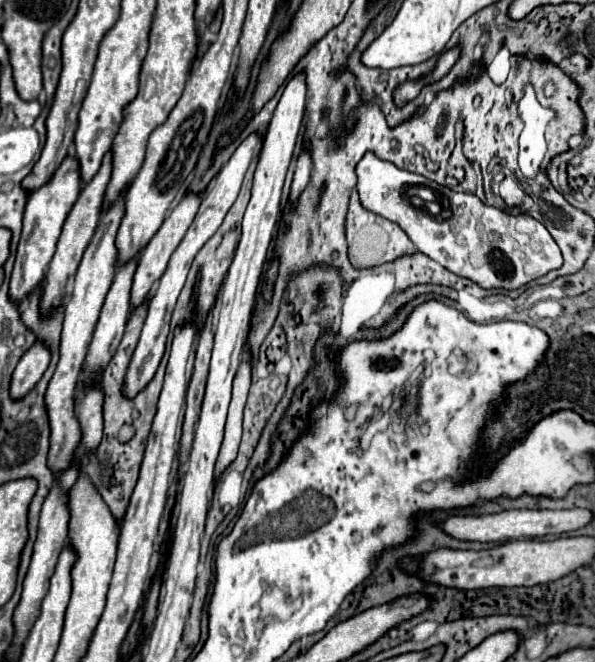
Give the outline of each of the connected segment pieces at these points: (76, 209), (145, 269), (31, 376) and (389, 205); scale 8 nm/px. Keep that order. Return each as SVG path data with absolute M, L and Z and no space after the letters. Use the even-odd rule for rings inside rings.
M112 151L106 153L102 165L100 165L100 171L84 185L84 189L80 191L80 197L78 201L74 203L72 211L68 213L66 221L64 221L64 227L62 227L62 235L58 239L58 249L48 265L48 271L46 271L46 279L44 279L44 295L42 295L42 311L48 313L50 309L58 307L68 291L68 285L78 269L78 263L82 259L82 253L86 249L86 245L90 243L94 231L96 231L96 225L98 225L98 219L100 219L100 213L102 213L102 205L104 205L104 195L106 195L106 189L108 189L108 183L110 183L110 173L112 173Z
M186 193L186 195L180 199L180 203L170 211L170 215L164 219L162 227L156 231L156 235L150 239L150 243L144 247L142 257L140 257L140 261L138 261L136 275L134 275L132 301L130 301L130 303L132 303L132 307L140 305L140 303L146 299L146 295L150 293L150 289L152 289L154 281L158 281L158 279L162 277L162 273L166 271L166 265L168 265L168 261L170 261L170 255L172 255L172 251L178 247L178 243L182 241L182 237L184 237L186 229L190 227L192 219L194 219L194 215L196 215L196 211L198 211L200 201L202 201L202 193Z
M36 341L20 359L20 363L14 369L12 375L12 385L10 385L10 395L14 399L24 397L44 375L46 367L50 365L52 351L44 341Z
M368 151L356 163L356 175L358 175L356 191L364 209L370 209L372 213L396 223L416 245L418 253L424 253L426 257L438 261L444 269L474 281L482 289L512 291L546 275L552 269L562 267L562 253L556 241L550 237L546 227L540 221L532 219L530 215L522 213L514 217L504 211L498 211L496 207L488 207L472 193L456 193L422 175L398 169L394 163L378 159L372 151Z

